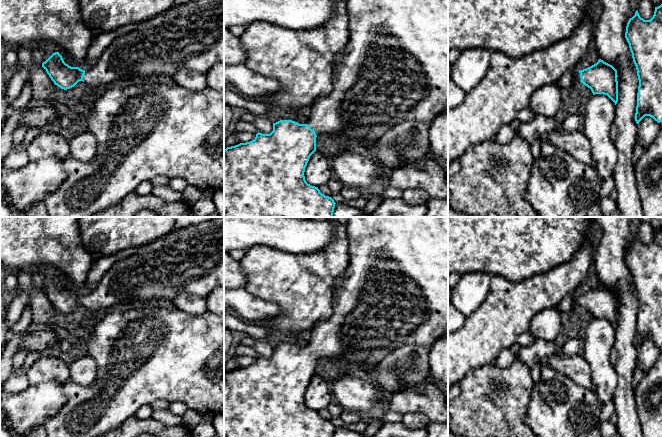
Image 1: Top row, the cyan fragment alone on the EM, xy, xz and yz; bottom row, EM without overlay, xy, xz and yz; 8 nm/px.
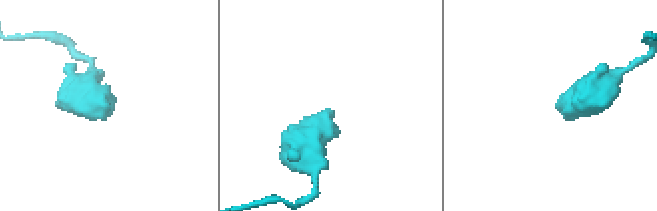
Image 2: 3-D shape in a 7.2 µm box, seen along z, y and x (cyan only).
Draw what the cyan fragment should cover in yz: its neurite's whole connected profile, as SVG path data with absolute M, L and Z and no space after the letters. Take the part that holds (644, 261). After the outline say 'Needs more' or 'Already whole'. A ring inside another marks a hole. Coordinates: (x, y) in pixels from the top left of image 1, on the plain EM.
M662 228L655 231L654 239L650 244L641 242L637 234L627 247L625 262L639 304L635 345L639 348L645 340L650 340L660 347L662 346Z. Already whole

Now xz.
M348 217L346 227L350 261L347 269L334 282L333 314L311 330L311 339L306 348L280 344L273 347L270 358L258 356L254 364L224 374L224 437L333 437L334 424L322 418L318 411L308 408L304 400L309 382L316 375L316 361L320 357L336 357L352 350L388 348L394 351L405 345L430 348L448 330L448 217Z. Needs more

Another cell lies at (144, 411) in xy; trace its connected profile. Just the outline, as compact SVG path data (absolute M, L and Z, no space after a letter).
M142 405L136 412L136 417L140 420L143 420L148 417L151 417L151 412L152 410L149 405Z

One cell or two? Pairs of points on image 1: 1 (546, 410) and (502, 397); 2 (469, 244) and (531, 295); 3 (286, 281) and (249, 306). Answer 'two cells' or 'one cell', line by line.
1: two cells
2: two cells
3: two cells

